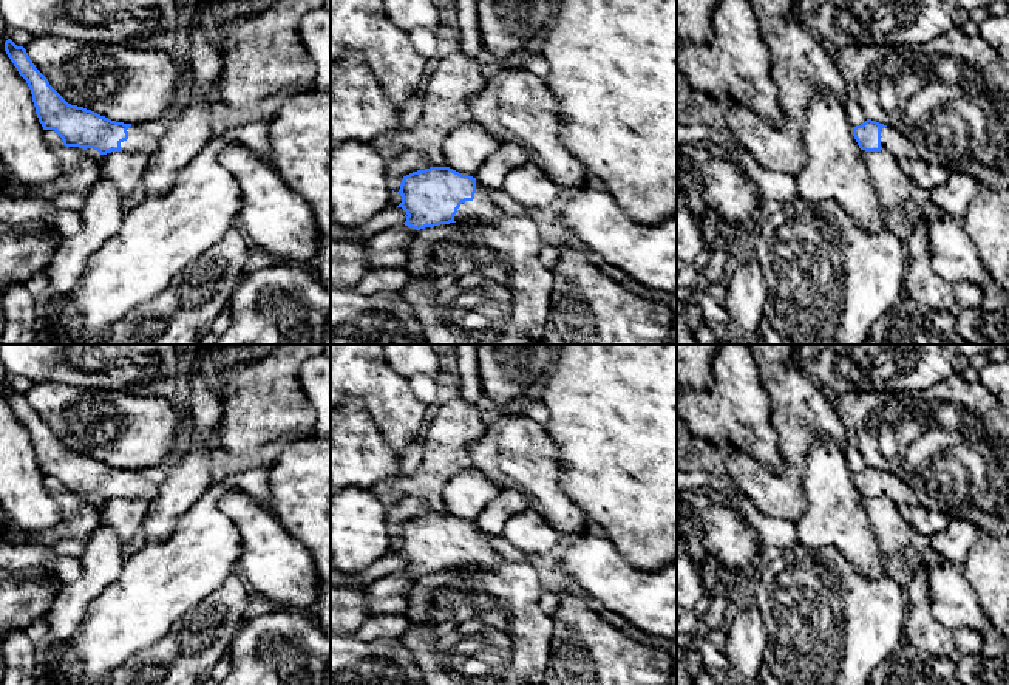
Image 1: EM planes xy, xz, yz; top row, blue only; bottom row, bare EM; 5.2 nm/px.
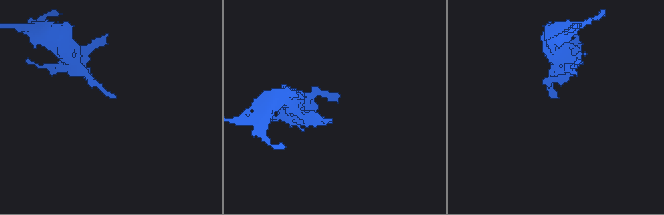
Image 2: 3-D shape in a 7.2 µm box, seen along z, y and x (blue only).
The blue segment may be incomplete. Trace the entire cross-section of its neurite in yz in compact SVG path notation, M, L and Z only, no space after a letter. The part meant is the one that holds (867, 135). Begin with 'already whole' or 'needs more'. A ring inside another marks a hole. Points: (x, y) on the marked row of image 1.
needs more; M867 119L853 127L853 136L861 150L888 152L896 158L919 159L918 148L907 136L876 121Z

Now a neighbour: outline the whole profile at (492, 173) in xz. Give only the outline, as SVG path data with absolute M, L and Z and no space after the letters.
M504 144L481 165L474 178L488 189L501 189L505 176L525 162L530 162L530 156L522 147Z

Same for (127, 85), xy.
M34 36L25 49L68 104L116 122L133 125L168 114L182 85L182 68L167 51L60 36Z

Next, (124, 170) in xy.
M111 152L100 162L100 176L108 179L121 195L127 196L136 186L141 186L147 167L147 155Z

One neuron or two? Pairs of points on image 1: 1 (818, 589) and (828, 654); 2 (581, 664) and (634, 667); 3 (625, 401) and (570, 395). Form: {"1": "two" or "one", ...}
{"1": "one", "2": "one", "3": "one"}

